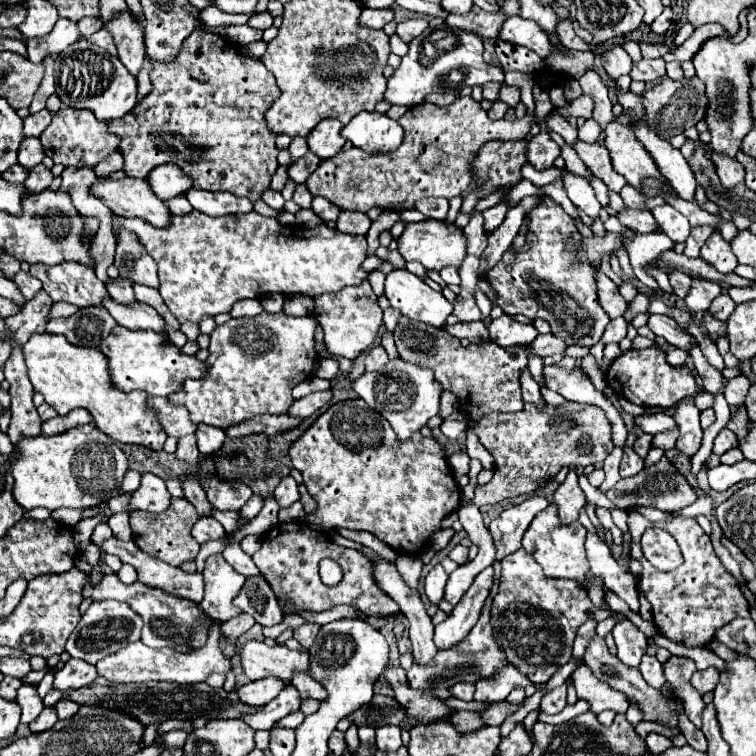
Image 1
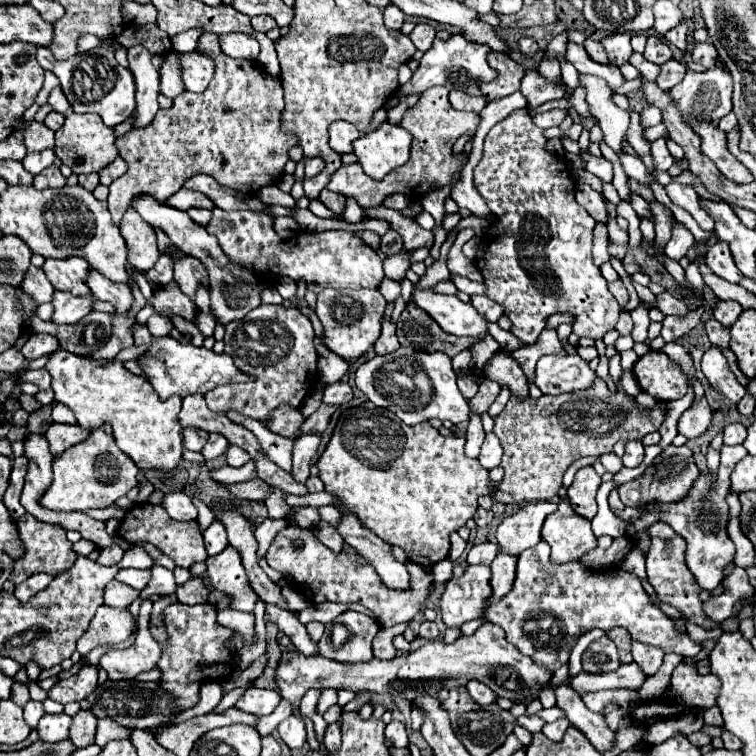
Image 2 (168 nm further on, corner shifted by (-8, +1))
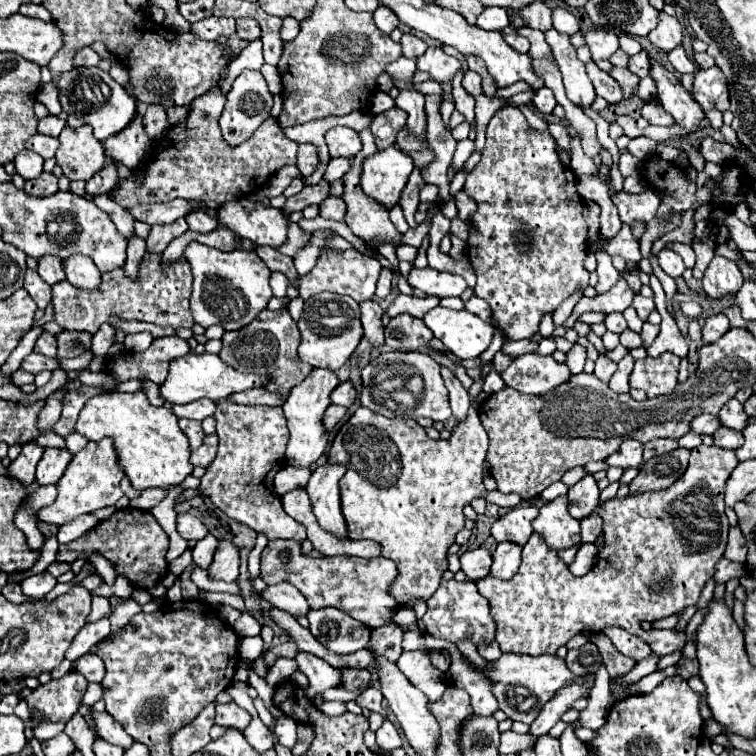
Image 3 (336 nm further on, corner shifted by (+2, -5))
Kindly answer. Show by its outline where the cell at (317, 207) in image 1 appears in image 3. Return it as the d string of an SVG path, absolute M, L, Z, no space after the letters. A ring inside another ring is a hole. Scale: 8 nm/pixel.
M328 196L320 204L320 216L330 218L330 220L344 220L344 200L336 196Z

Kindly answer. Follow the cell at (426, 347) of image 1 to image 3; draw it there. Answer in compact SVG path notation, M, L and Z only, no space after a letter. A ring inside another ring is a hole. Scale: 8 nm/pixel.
M398 314L386 326L384 338L386 346L390 346L392 350L424 350L434 336L420 318L414 318L410 314Z

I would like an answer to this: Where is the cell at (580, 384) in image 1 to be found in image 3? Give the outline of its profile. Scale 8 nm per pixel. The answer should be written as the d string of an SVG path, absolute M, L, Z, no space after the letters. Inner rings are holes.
M524 354L500 372L506 386L522 394L546 394L570 378L566 364L556 362L552 356Z

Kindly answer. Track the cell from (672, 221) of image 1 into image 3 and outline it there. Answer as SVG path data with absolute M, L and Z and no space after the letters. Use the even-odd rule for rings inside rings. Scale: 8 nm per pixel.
M664 246L664 248L658 252L658 264L660 264L660 268L662 268L668 276L672 276L672 278L682 276L684 270L686 270L682 258L680 258L674 250L670 250L668 246Z

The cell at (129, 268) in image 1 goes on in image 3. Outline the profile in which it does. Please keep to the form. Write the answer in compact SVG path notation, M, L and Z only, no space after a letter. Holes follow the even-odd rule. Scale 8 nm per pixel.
M108 194L94 196L92 202L112 218L112 222L116 224L116 228L118 228L120 234L124 234L126 238L134 236L134 218L130 216L130 212L126 208L122 208L120 204L116 204Z

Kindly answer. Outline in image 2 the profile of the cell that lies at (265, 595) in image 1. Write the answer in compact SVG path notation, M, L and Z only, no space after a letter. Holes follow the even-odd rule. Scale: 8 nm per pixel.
M266 604L266 614L292 640L296 650L300 650L302 654L308 654L308 656L310 654L318 654L318 644L308 638L306 626L298 620L298 616L294 612L282 610L280 606Z

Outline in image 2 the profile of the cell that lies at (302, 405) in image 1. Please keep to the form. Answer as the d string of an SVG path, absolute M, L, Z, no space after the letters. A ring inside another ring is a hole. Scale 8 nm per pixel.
M334 382L330 386L326 386L326 392L324 392L324 404L344 404L344 402L350 402L352 400L352 388L348 382Z

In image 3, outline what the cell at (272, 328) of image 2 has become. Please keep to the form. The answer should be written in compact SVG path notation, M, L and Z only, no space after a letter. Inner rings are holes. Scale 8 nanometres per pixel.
M288 310L260 312L260 316L246 328L238 332L226 332L222 338L222 344L224 348L220 352L220 358L226 364L234 366L240 372L254 372L254 374L270 376L272 382L266 388L270 392L280 392L282 396L288 396L288 392L312 372L312 366L300 362L298 358L300 332Z

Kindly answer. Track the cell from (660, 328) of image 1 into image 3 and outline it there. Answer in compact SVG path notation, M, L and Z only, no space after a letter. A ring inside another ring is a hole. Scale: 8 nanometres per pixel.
M732 398L728 404L724 404L724 408L720 410L720 420L724 426L734 428L734 430L744 430L748 424L748 416L736 398Z

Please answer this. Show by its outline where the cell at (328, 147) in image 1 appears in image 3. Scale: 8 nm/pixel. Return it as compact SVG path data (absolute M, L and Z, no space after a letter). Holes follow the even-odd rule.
M334 126L326 132L326 144L332 158L354 158L362 150L362 142L356 130Z

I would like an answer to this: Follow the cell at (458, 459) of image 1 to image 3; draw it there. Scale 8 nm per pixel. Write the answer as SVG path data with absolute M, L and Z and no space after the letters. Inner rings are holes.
M442 366L442 378L446 382L446 388L450 392L450 404L452 404L452 414L458 418L458 420L464 420L466 418L466 412L468 412L468 406L470 406L470 396L468 392L462 388L460 380L446 368Z

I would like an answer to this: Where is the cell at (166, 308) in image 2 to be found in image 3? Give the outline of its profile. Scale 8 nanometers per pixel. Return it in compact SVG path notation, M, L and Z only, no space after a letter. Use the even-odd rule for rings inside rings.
M146 254L140 262L136 278L126 276L124 268L116 268L112 272L102 274L102 284L96 292L88 292L68 284L66 280L52 286L52 304L54 304L54 320L64 330L78 332L98 332L98 328L108 322L110 316L120 320L138 320L152 322L158 326L172 328L192 328L194 320L188 308L190 292L192 292L192 272L188 268L188 260L180 258L172 262L170 268L162 268L162 254Z

